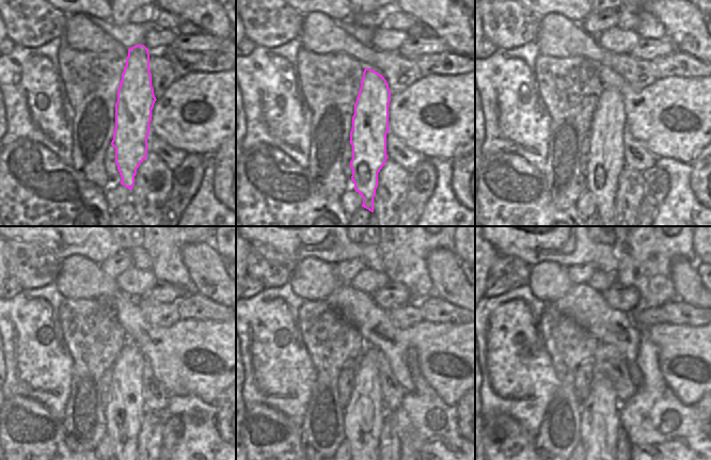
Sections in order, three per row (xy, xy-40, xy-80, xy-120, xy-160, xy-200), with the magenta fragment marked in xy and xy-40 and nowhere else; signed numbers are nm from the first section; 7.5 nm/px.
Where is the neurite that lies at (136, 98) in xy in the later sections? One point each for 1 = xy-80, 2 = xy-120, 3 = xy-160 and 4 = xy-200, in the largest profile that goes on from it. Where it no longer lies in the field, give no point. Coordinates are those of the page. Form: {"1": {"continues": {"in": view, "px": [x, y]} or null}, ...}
{"1": {"continues": {"in": "xy-80", "px": [605, 162]}}, "2": {"continues": {"in": "xy-120", "px": [124, 414]}}, "3": {"continues": {"in": "xy-160", "px": [364, 414]}}, "4": {"continues": {"in": "xy-200", "px": [600, 425]}}}

